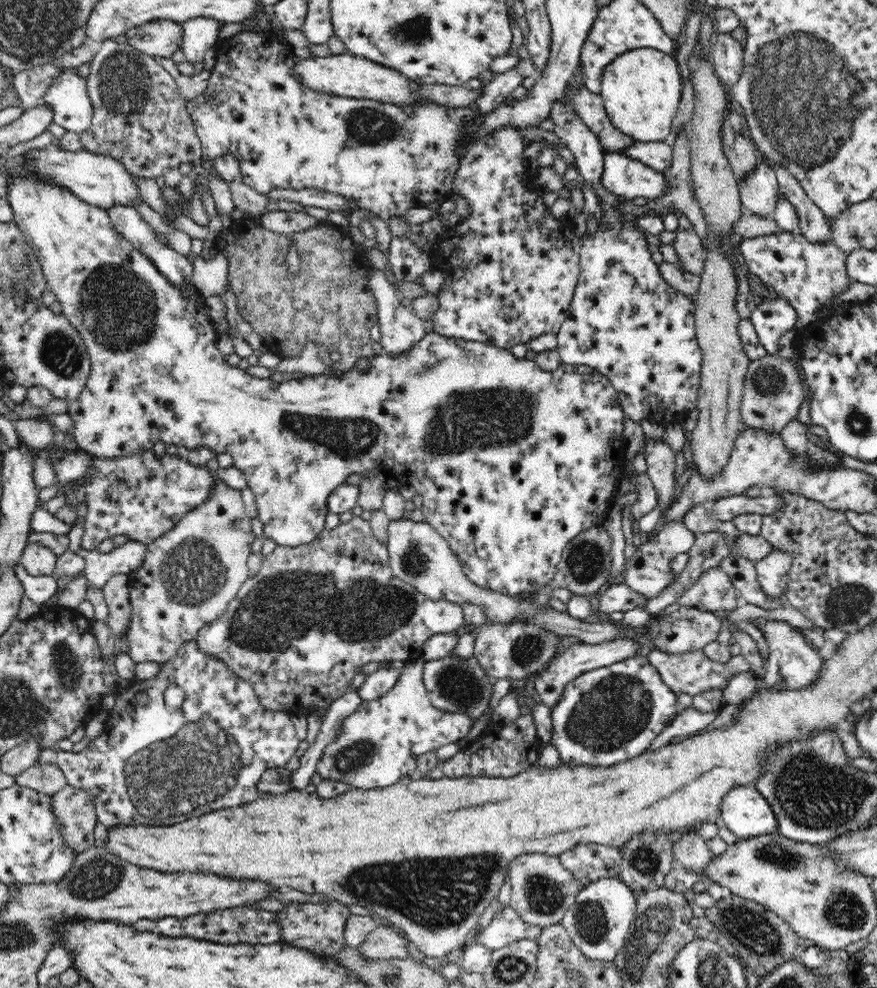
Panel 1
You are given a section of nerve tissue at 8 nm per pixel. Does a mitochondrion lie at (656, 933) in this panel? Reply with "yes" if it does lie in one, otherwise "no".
yes

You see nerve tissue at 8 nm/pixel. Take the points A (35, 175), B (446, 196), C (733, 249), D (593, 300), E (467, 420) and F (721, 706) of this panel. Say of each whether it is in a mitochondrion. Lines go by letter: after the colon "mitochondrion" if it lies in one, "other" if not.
A: other
B: other
C: other
D: other
E: mitochondrion
F: other

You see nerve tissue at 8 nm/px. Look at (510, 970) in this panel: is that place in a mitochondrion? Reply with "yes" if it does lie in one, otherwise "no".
yes

